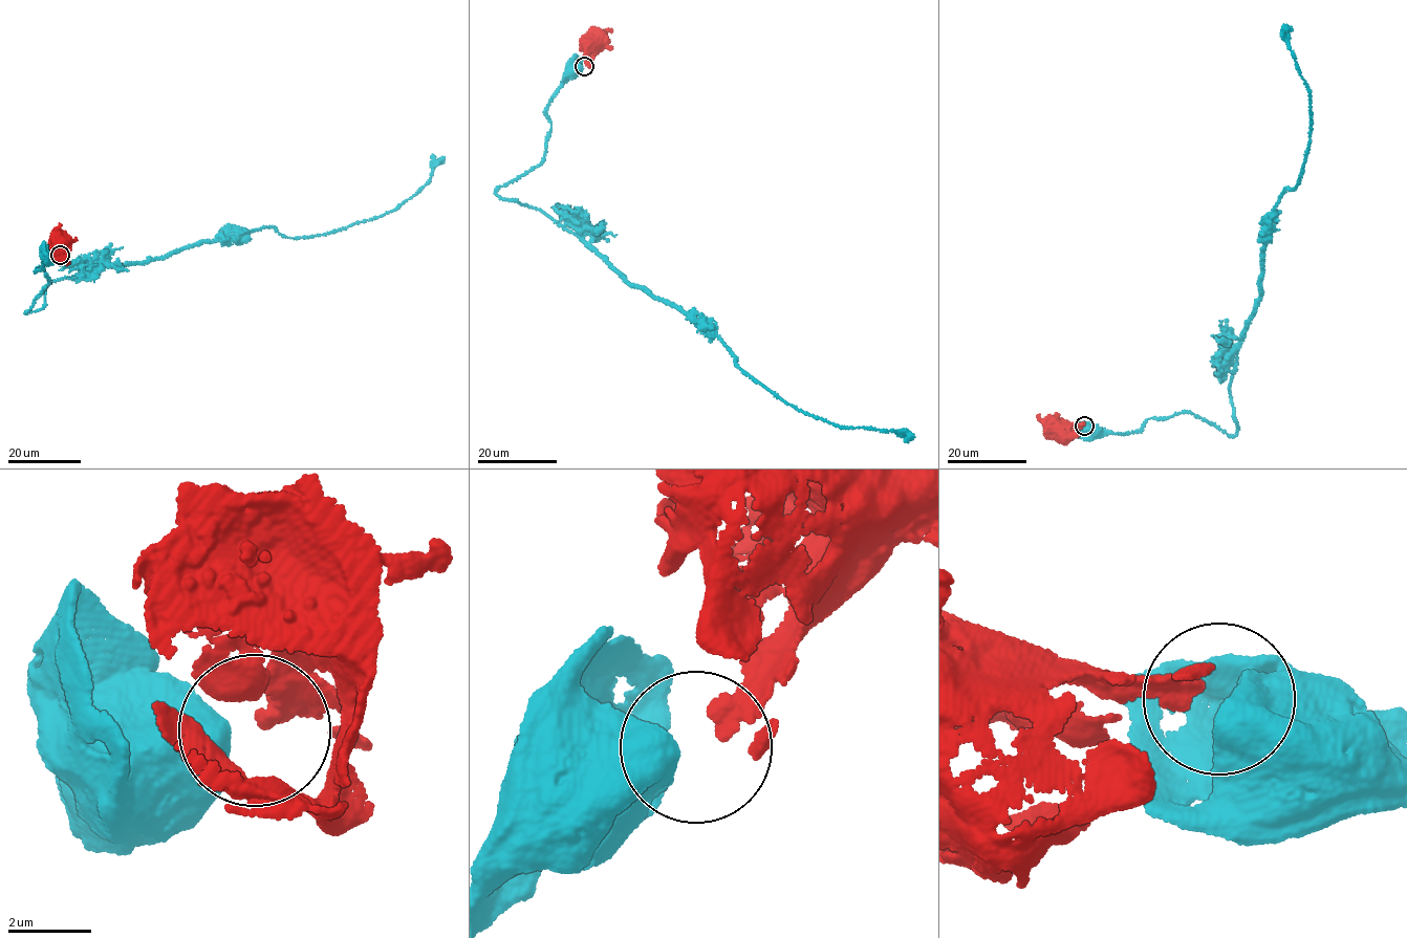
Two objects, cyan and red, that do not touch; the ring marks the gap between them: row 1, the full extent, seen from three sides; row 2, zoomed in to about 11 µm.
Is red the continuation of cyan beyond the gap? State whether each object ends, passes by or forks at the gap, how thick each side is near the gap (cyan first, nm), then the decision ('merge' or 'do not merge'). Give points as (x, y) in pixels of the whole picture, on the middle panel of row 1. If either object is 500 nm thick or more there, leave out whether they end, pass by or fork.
800 nm thick on the cyan side, 400 nm on the other; do not merge

